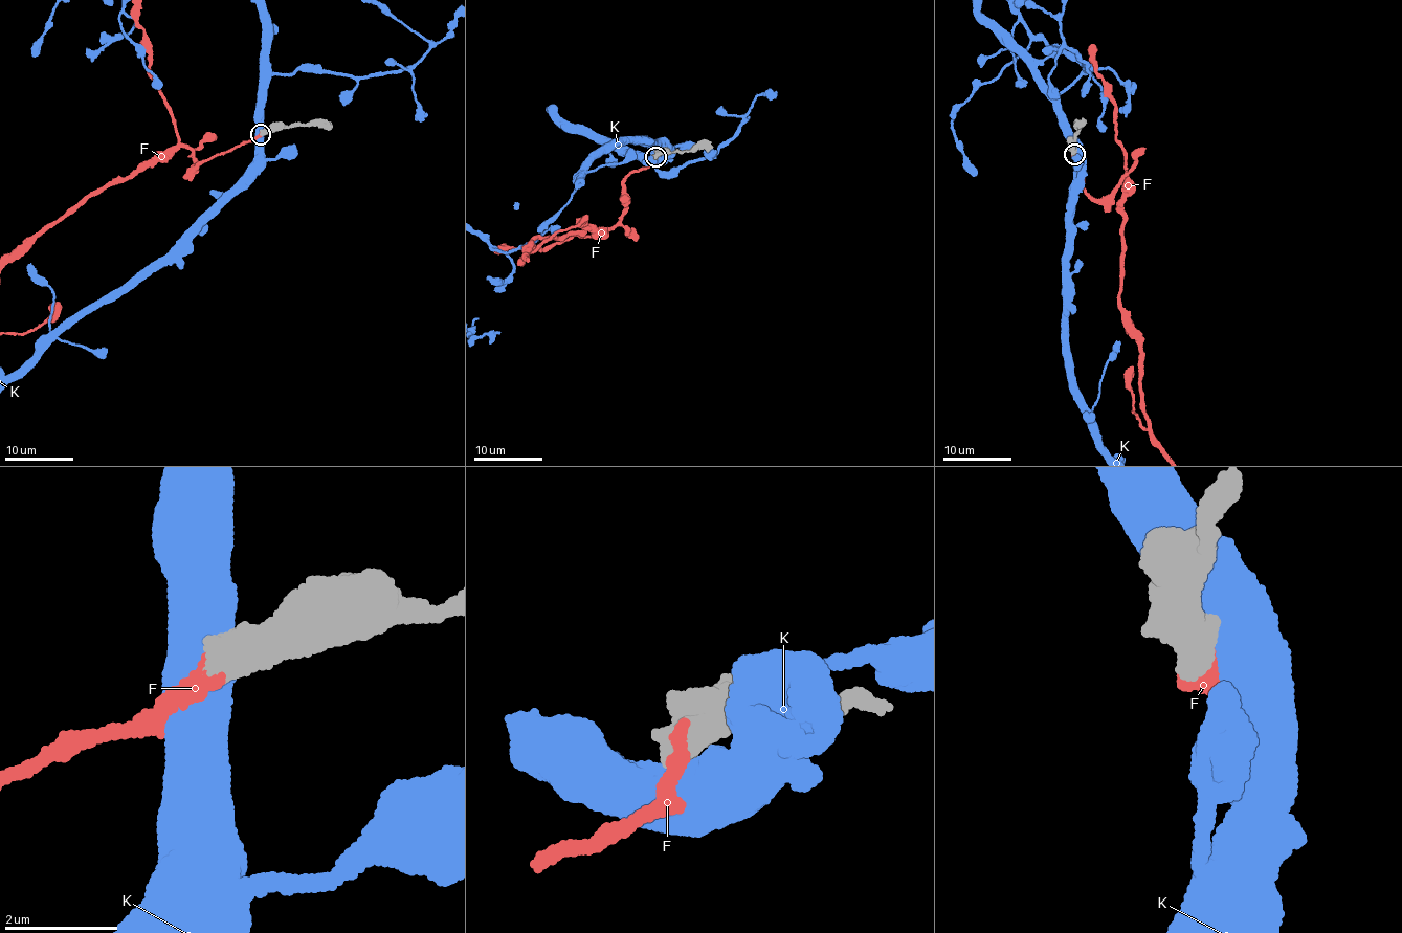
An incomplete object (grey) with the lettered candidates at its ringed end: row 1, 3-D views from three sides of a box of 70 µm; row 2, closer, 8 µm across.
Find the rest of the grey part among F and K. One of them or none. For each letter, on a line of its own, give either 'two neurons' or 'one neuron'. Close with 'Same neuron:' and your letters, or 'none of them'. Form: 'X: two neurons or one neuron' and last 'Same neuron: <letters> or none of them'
F: one neuron
K: two neurons
Same neuron: F

